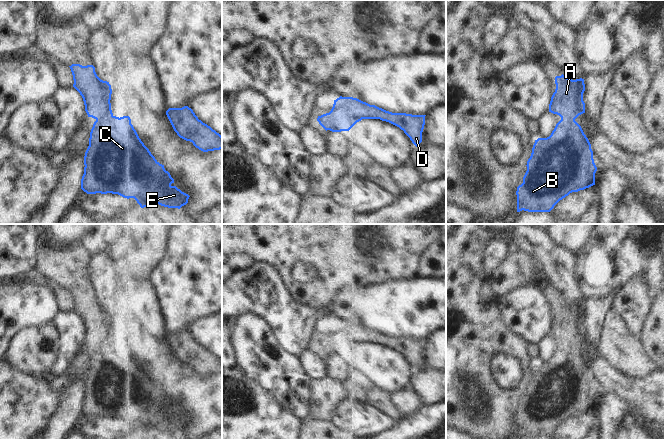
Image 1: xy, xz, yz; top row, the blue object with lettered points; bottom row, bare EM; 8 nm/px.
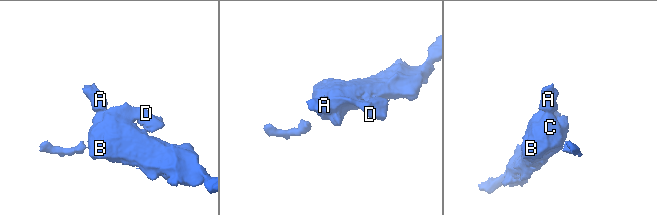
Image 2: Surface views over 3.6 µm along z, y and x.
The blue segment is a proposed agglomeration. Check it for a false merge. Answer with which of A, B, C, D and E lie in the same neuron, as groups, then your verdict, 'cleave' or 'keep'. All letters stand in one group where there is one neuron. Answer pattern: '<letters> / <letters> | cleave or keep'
A B C D E | keep

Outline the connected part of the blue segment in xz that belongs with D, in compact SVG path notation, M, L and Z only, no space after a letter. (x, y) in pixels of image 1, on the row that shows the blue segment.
M340 96L334 100L331 111L318 116L317 121L326 131L341 132L349 131L362 119L380 119L403 130L417 147L422 142L425 116L392 113L357 98Z

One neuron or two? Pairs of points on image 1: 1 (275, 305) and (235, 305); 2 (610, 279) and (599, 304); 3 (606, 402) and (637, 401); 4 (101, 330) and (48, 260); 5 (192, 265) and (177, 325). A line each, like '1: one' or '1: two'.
1: one
2: two
3: two
4: one
5: one

